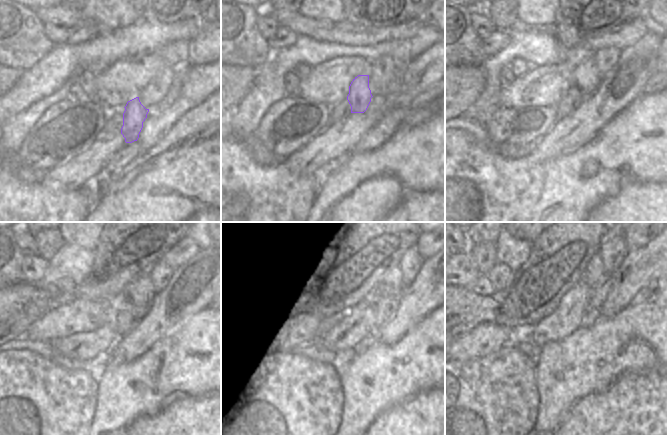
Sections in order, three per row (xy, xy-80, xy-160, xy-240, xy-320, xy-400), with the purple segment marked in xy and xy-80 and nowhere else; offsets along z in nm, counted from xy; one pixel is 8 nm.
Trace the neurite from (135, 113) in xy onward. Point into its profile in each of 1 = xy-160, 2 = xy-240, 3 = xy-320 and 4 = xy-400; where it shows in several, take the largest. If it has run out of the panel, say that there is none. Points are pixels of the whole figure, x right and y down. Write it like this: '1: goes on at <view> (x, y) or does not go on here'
1: goes on at xy-160 (585, 77)
2: goes on at xy-240 (137, 298)
3: goes on at xy-320 (372, 288)
4: goes on at xy-400 (595, 272)

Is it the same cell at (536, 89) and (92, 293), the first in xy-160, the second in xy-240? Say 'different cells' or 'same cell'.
different cells

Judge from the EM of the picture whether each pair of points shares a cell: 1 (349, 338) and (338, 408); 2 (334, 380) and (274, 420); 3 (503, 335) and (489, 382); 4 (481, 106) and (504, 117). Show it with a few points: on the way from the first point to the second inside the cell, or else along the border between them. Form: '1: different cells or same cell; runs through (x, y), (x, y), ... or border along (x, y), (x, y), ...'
1: different cells; border along (368, 337), (338, 352)
2: different cells; border along (324, 365), (321, 407), (318, 411)
3: different cells; border along (508, 342), (497, 350), (477, 358)
4: different cells; border along (498, 106), (485, 118), (484, 122)

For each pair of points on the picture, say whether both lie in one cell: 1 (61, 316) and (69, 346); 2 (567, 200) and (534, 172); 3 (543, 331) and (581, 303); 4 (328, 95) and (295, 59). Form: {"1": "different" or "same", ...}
{"1": "different", "2": "different", "3": "same", "4": "different"}

